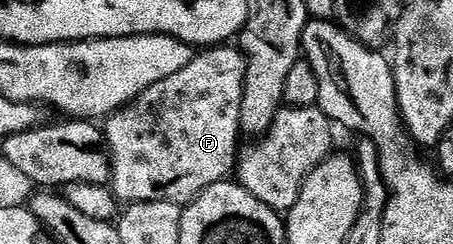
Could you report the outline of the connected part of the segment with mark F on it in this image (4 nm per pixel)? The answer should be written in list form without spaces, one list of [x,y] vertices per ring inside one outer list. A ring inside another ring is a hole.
[[[208,47],[197,52],[182,71],[146,87],[128,105],[123,105],[103,122],[104,139],[112,154],[110,188],[121,202],[169,201],[183,206],[206,187],[225,180],[238,160],[236,137],[241,136],[240,108],[246,79],[244,54],[236,47]]]

